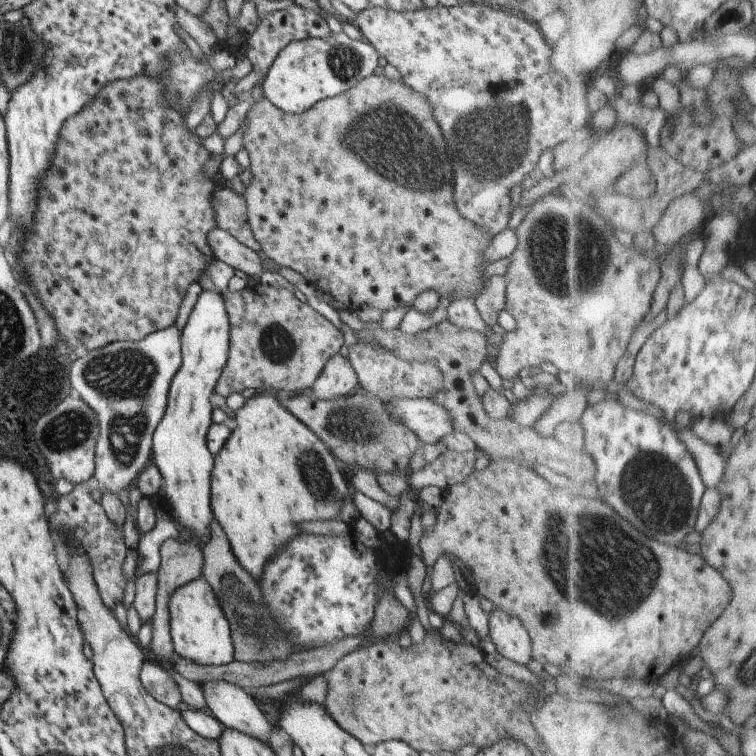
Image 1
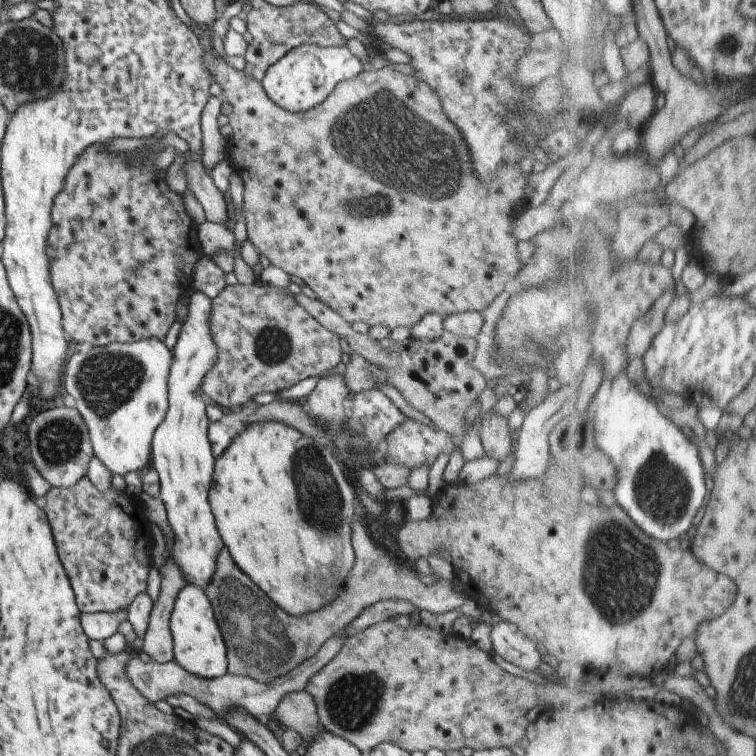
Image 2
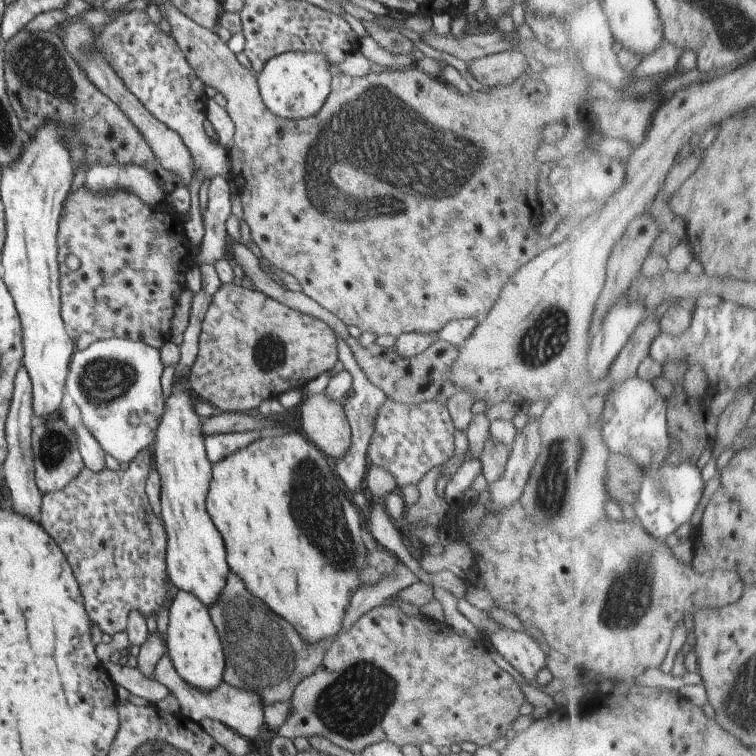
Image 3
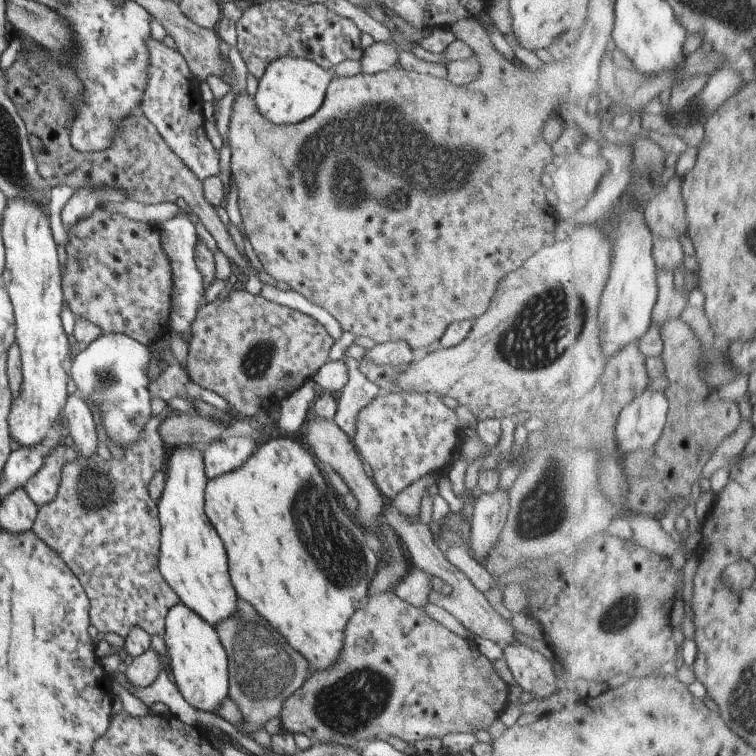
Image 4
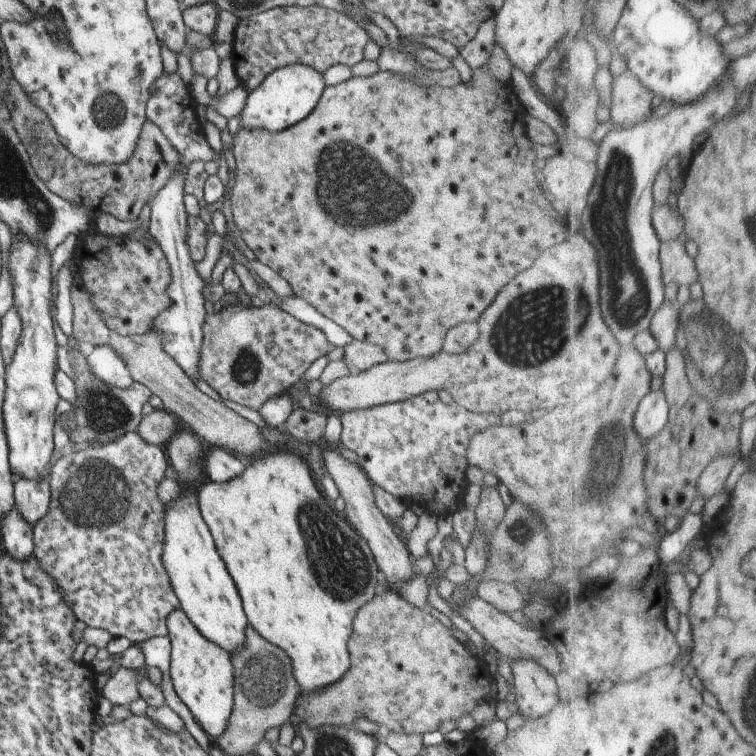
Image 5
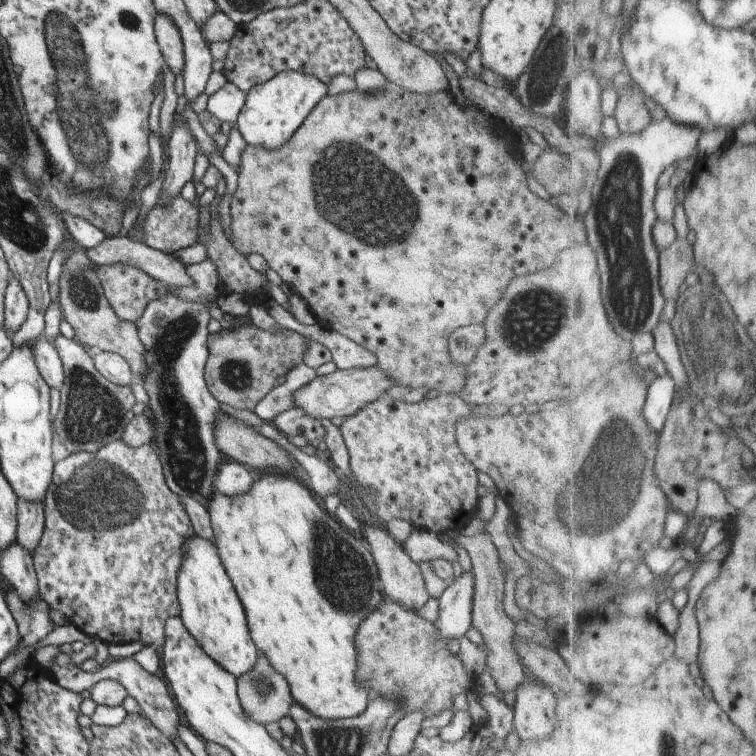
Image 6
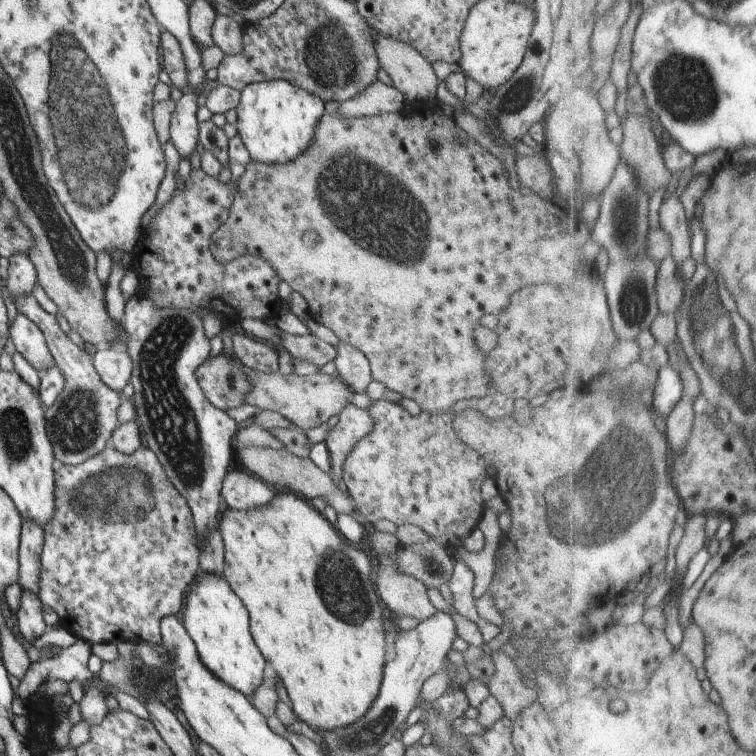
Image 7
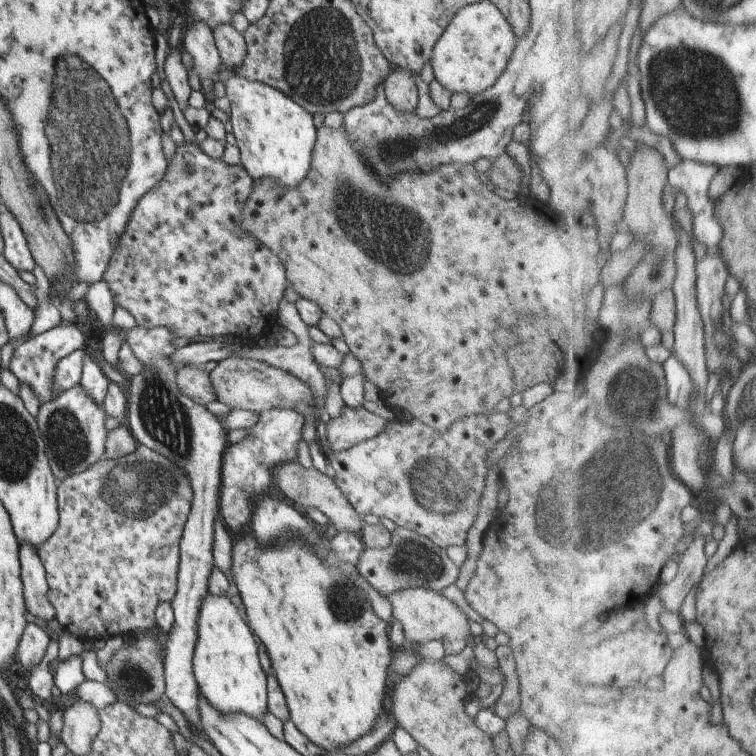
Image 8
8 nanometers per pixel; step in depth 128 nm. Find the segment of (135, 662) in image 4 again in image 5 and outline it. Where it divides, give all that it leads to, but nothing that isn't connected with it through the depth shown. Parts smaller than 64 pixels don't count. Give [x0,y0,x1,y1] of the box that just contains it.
[99,665,147,706]

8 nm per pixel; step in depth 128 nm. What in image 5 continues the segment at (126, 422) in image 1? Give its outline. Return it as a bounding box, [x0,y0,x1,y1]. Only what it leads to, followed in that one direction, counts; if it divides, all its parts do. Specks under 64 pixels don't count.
[84,344,134,390]

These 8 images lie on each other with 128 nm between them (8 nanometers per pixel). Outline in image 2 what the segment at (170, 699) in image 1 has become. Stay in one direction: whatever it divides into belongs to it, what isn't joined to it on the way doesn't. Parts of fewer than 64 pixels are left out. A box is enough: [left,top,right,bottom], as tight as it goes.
[125,628,347,720]

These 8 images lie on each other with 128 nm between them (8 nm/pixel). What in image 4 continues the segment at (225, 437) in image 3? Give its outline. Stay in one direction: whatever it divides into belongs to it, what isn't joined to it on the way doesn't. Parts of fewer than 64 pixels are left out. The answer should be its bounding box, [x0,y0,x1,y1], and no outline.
[201,381,317,480]

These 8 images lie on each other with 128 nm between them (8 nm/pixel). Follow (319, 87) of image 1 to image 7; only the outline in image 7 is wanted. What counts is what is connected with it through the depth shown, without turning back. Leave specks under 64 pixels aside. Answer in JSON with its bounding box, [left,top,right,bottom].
[234,79,324,163]

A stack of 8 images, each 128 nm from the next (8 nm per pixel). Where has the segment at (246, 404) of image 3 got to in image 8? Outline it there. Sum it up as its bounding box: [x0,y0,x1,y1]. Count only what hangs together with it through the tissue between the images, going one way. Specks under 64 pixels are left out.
[173,366,217,405]

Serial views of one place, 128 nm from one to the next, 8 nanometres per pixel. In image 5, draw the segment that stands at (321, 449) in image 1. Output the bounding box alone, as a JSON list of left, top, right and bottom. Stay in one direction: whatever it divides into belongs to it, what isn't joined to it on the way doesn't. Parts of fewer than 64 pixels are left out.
[197,448,377,694]

